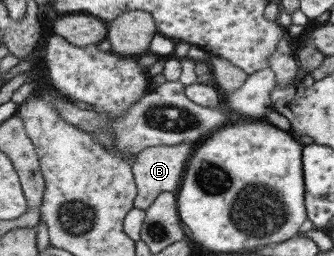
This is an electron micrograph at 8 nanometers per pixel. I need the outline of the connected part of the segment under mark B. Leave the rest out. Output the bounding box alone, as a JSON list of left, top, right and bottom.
[130,141,194,211]

